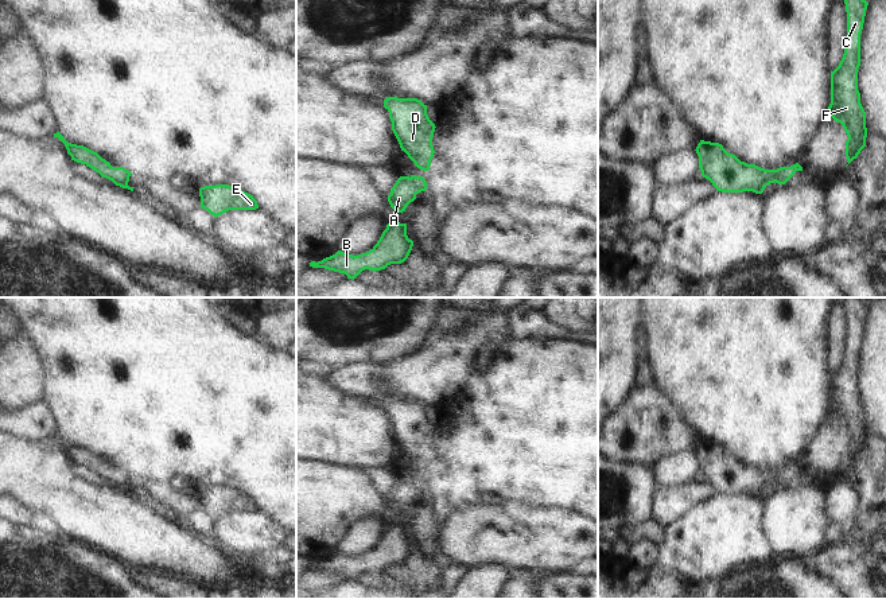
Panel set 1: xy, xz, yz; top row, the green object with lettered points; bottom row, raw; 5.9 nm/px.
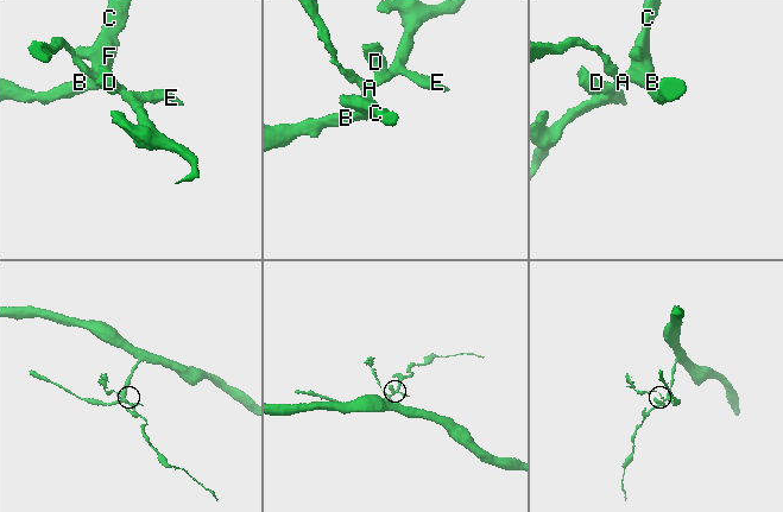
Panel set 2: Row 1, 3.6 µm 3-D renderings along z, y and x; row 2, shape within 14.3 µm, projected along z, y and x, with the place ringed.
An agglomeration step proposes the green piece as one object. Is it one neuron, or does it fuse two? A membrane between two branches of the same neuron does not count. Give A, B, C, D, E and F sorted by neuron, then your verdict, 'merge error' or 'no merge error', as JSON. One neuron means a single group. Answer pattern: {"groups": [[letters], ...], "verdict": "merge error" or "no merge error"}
{"groups": [["A", "B", "C", "D", "E", "F"]], "verdict": "no merge error"}

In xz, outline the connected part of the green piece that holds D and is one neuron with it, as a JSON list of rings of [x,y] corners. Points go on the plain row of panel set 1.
[[[388,398],[384,401],[384,409],[389,413],[392,432],[401,452],[408,456],[417,470],[428,472],[435,455],[432,439],[436,428],[427,416],[427,407],[417,400]]]

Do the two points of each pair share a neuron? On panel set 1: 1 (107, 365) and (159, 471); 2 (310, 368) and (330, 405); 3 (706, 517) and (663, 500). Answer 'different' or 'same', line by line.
1: same
2: different
3: different

